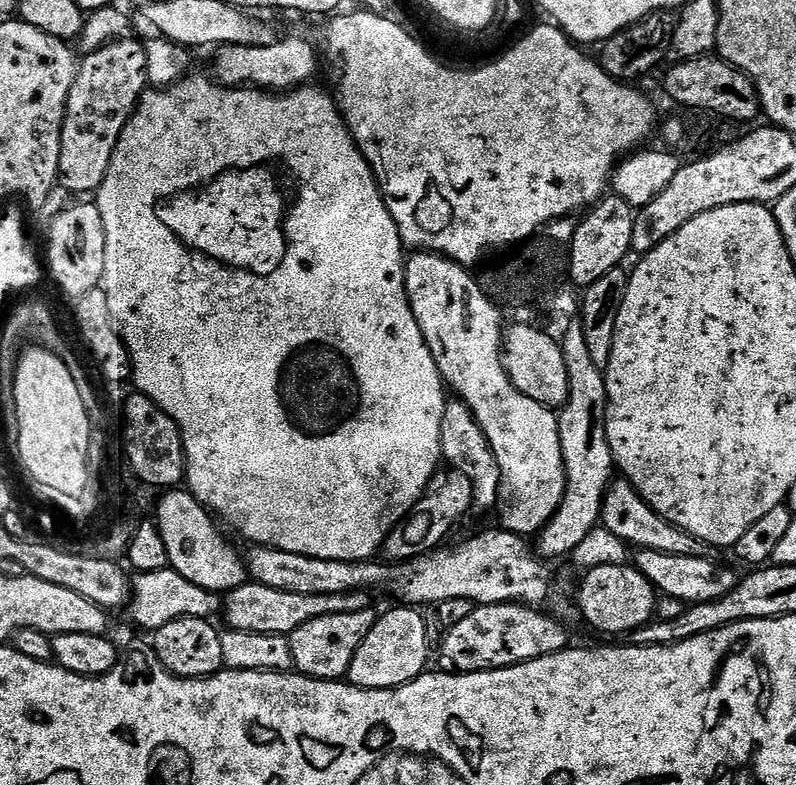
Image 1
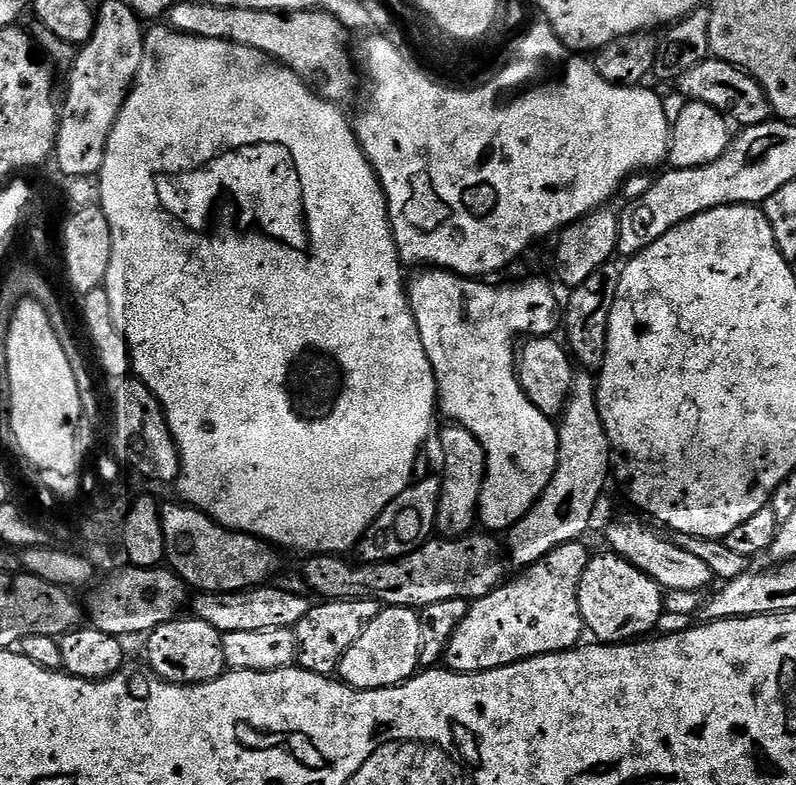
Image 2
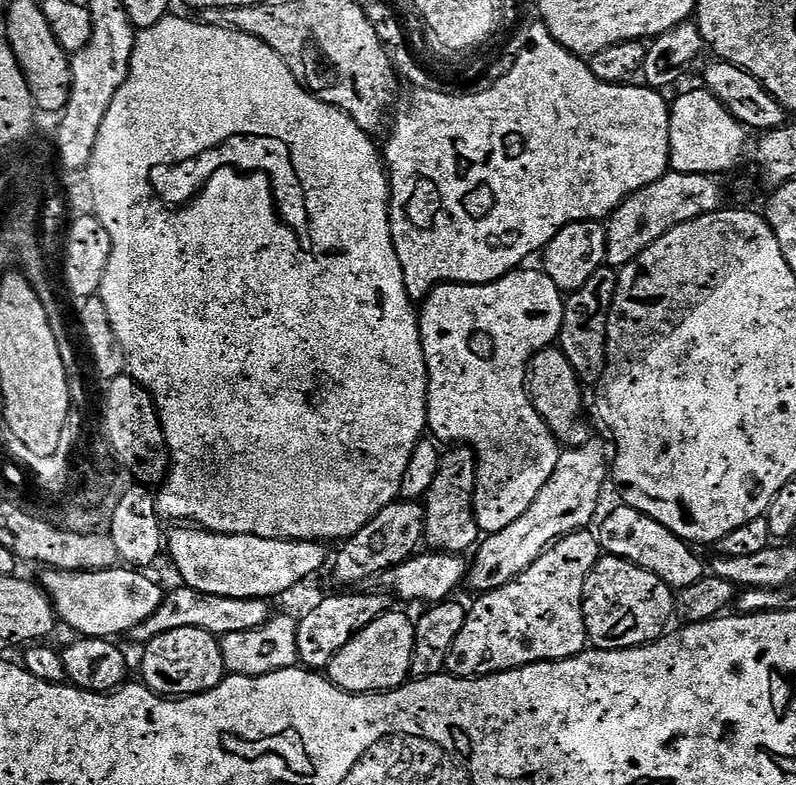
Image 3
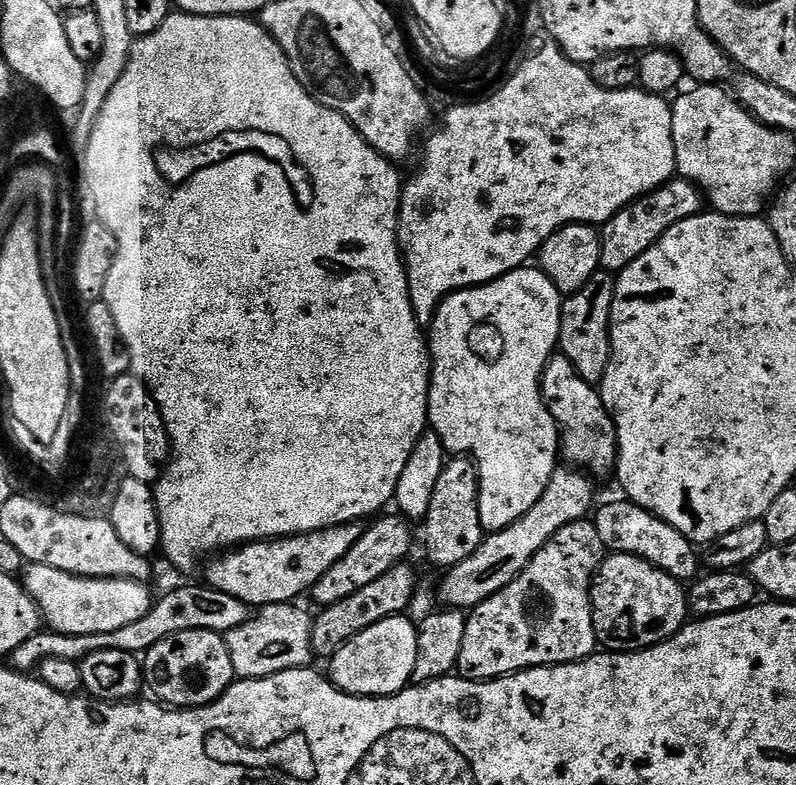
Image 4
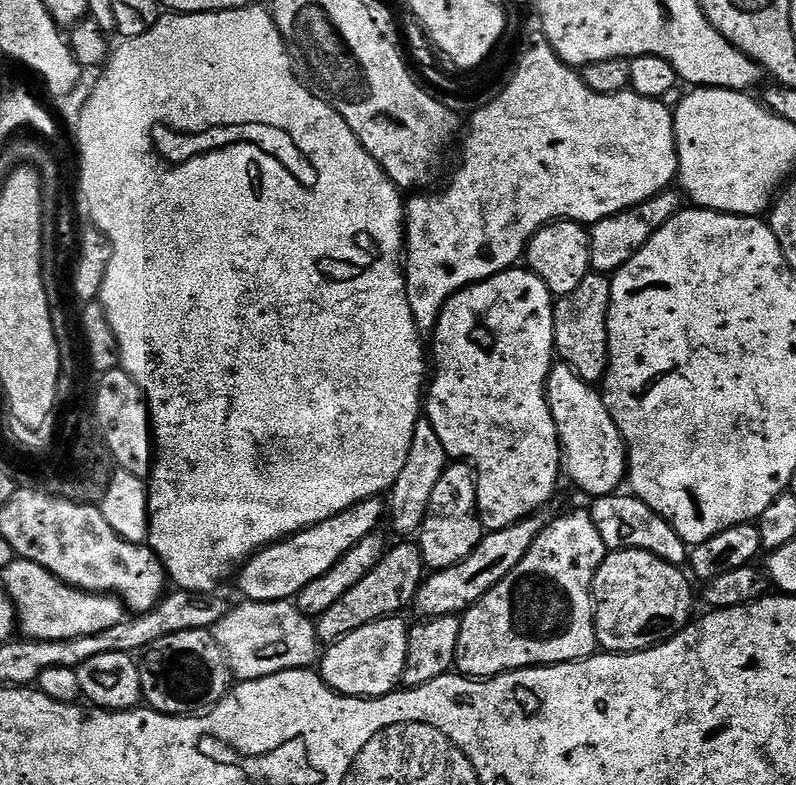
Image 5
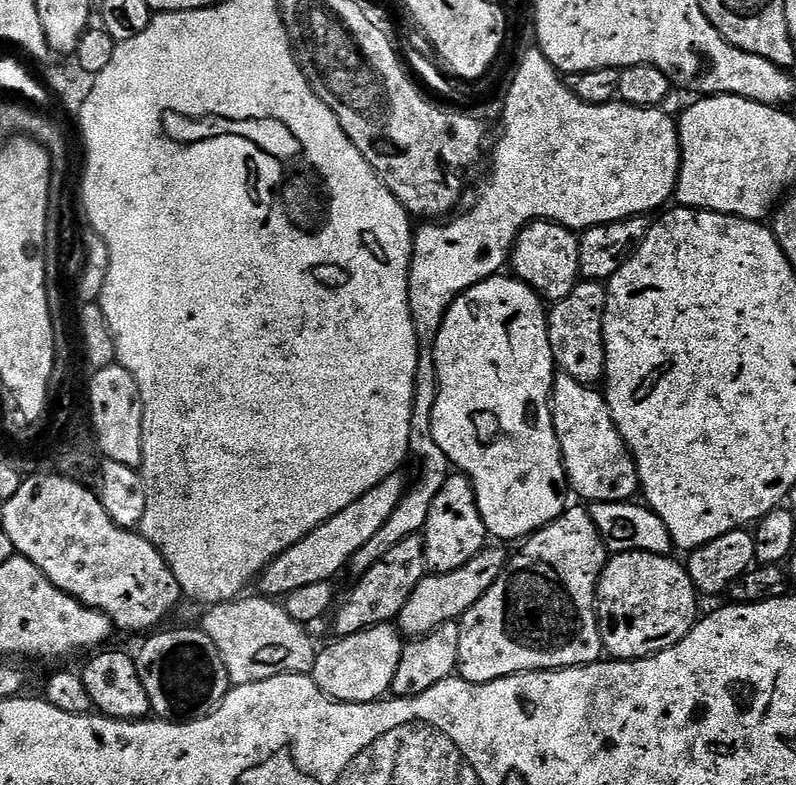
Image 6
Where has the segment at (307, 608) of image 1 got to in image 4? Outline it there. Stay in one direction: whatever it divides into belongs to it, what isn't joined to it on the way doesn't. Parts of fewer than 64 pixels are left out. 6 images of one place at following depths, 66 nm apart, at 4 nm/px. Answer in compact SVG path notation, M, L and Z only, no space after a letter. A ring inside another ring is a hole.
M203 583L200 584L188 584L185 588L176 588L173 592L166 593L161 600L159 597L153 603L152 608L146 615L138 618L138 622L130 622L126 626L119 627L118 630L110 630L108 634L62 634L51 630L41 630L36 635L26 638L26 642L22 642L22 646L18 646L12 651L10 655L11 667L15 671L28 674L39 669L40 663L46 658L66 658L66 662L79 662L98 650L122 650L133 654L143 654L148 651L150 646L162 642L162 638L166 638L170 634L182 634L182 630L210 630L211 632L226 634L231 628L242 626L248 621L249 605L244 604L230 594L222 594L222 590L207 587Z

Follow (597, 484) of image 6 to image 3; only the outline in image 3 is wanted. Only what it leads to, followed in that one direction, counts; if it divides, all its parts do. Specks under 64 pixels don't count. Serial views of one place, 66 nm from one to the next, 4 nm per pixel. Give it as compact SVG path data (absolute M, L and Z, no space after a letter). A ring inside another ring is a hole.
M549 346L536 353L528 369L528 394L538 414L548 423L548 428L565 445L576 446L585 439L588 428L584 425L584 396L580 393L582 382L566 354L559 347Z

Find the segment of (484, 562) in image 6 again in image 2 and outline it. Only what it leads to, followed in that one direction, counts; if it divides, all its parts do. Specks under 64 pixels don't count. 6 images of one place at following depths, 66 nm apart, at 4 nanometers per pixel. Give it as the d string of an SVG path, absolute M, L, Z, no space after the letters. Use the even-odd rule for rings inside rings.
M584 370L575 373L572 399L558 424L560 460L548 489L535 508L507 533L507 555L508 552L512 555L513 562L520 570L538 563L543 556L549 556L563 544L574 544L584 538L580 536L587 534L588 527L592 524L592 515L600 504L600 495L608 484L608 471L612 468L614 449L608 438L608 431L600 421L597 381L593 377L591 380L587 375L591 376Z

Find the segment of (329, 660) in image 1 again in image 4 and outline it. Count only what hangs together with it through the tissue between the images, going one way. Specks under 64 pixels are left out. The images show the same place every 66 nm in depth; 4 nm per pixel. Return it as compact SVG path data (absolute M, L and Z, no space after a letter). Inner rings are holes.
M408 562L396 564L390 570L386 570L380 578L374 578L368 586L362 586L348 598L342 598L342 602L321 607L320 613L315 613L312 622L312 651L317 657L331 657L336 649L340 648L350 638L354 638L362 630L374 626L391 616L407 613L412 604L412 595L416 592L416 572L408 565Z

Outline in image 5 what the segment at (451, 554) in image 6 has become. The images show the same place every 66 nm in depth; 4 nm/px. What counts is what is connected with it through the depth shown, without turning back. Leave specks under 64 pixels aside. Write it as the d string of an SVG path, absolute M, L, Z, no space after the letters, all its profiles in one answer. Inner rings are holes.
M467 462L449 463L434 487L424 524L418 531L418 547L424 563L432 570L454 566L465 560L485 535L486 529L476 507L476 473Z

